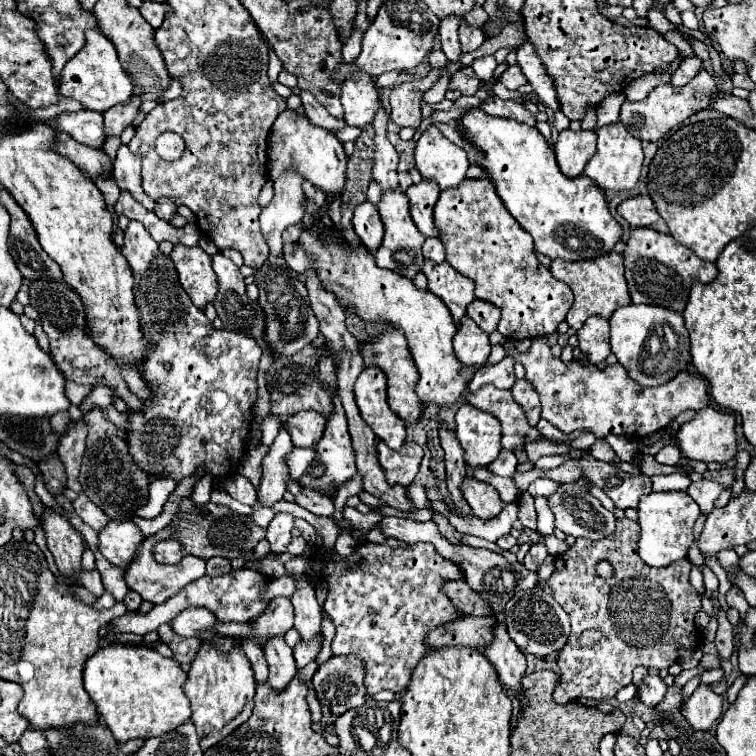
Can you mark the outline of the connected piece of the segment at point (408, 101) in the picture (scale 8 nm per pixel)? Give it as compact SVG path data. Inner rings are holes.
M431 69L425 78L399 84L391 90L391 120L397 126L417 128L421 124L421 96L437 82L441 73L442 70Z

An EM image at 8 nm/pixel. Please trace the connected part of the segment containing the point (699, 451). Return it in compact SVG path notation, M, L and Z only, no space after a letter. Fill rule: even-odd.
M705 406L703 410L697 412L697 416L689 422L685 422L677 434L675 434L679 450L693 460L703 460L703 462L729 462L737 448L735 448L735 416L731 412L717 410L713 406Z

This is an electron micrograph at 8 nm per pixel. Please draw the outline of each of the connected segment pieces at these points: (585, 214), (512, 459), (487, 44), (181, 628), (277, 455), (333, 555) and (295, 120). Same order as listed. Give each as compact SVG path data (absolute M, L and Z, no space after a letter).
M479 108L469 110L459 122L467 130L467 140L485 152L485 160L479 164L487 170L489 180L495 182L499 198L507 204L507 210L519 220L535 240L535 250L567 262L593 260L607 254L623 236L623 228L611 216L605 192L591 184L589 176L567 178L555 160L553 148L545 142L537 128L519 124L507 118L487 116Z
M501 450L499 456L497 456L497 460L493 460L487 468L493 474L499 474L499 476L513 476L515 474L515 468L517 468L517 456L513 452Z
M523 18L519 22L511 22L509 28L503 28L501 34L493 36L491 40L485 40L475 52L462 53L458 62L454 63L449 61L446 68L447 72L450 74L455 73L461 65L470 66L475 58L479 56L485 56L485 54L495 54L497 50L501 48L519 48L527 42L527 36L525 36L525 22Z
M187 608L187 612L181 612L175 620L171 620L173 630L179 636L199 636L203 632L211 632L215 628L217 620L207 608Z
M281 422L281 430L273 440L273 444L269 446L269 454L263 458L263 464L261 464L263 476L257 488L257 502L251 506L253 514L249 516L261 528L269 526L269 522L275 516L273 506L279 500L283 500L283 494L287 492L287 484L291 482L287 456L291 454L293 448L295 446L291 442L291 434L285 422Z
M387 538L381 546L367 540L359 544L361 546L357 546L349 558L341 558L335 550L327 550L325 554L317 556L321 576L325 578L329 588L323 610L329 614L337 630L331 642L331 650L337 656L353 654L363 662L365 686L369 694L377 694L381 690L393 690L403 694L409 686L417 662L431 652L431 648L425 644L427 634L437 626L445 626L461 618L459 608L443 592L443 586L451 580L459 580L463 572L455 562L439 556L437 550L431 548L431 544L405 544L395 538Z
M295 110L281 112L267 138L267 148L271 180L277 180L283 172L295 170L329 196L343 192L347 168L347 154L343 150L343 144L337 140L335 134L313 126L305 114L297 114Z

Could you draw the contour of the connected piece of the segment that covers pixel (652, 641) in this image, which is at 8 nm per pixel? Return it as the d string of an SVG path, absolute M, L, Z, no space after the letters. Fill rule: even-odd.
M623 518L617 520L617 530L613 536L607 536L599 542L593 542L589 538L577 538L577 542L565 554L555 558L555 570L547 582L555 590L553 598L571 616L571 636L557 658L561 684L555 688L553 698L559 704L581 698L595 702L611 700L623 686L631 682L633 670L637 666L649 666L657 670L669 668L677 662L679 648L701 646L701 634L695 626L695 614L701 610L701 598L689 582L689 558L683 558L681 562L665 568L647 566L637 554L639 530L641 528L637 522ZM601 558L607 558L615 568L615 576L611 580L595 576L595 562Z

